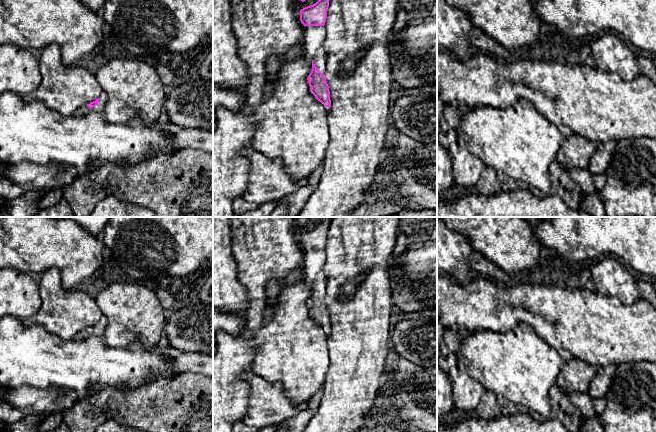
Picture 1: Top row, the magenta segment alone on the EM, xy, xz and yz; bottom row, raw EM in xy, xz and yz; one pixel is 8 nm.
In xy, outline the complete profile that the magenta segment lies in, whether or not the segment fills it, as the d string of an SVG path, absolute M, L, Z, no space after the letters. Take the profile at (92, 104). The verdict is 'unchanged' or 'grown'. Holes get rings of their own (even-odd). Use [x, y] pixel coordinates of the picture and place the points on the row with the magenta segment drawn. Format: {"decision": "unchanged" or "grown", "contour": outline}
{"decision": "grown", "contour": "M103 93L98 99L96 99L93 102L90 102L88 104L88 108L90 112L96 112L99 114L103 114L103 111L106 105L106 100L107 100L107 96L105 93Z"}

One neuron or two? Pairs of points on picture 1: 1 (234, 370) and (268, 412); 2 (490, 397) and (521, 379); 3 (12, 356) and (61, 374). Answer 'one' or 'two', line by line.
1: two
2: two
3: one

